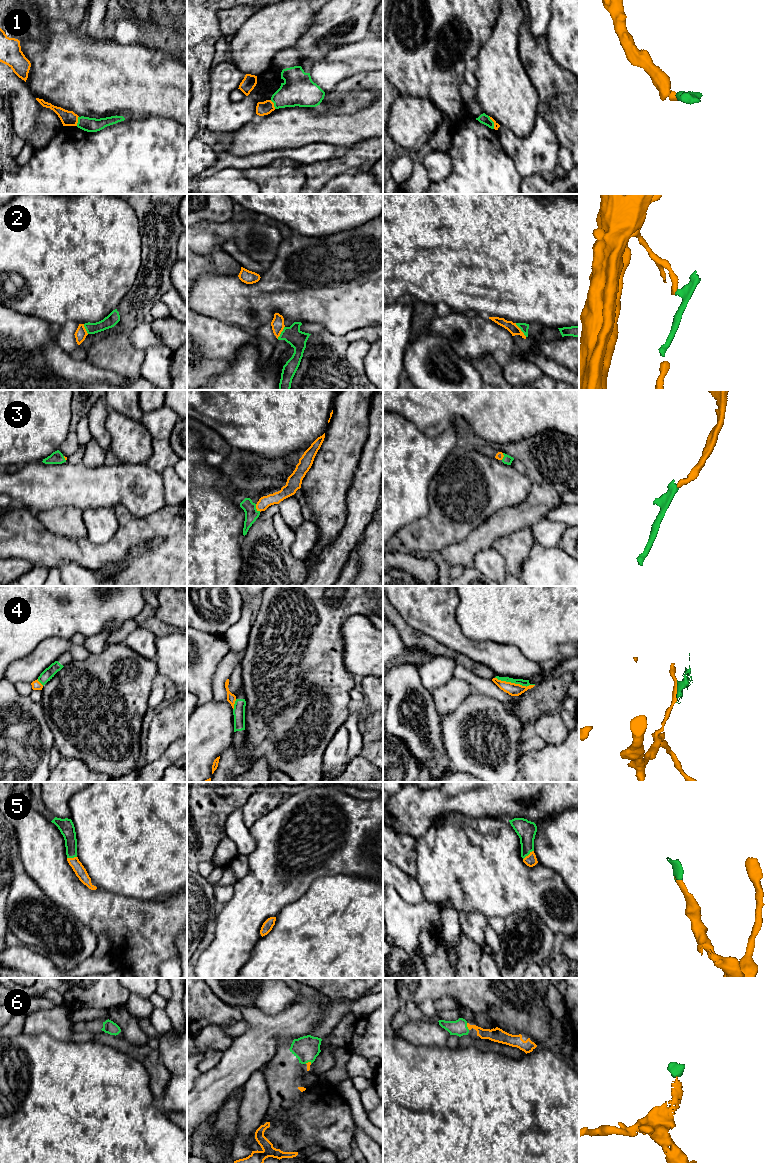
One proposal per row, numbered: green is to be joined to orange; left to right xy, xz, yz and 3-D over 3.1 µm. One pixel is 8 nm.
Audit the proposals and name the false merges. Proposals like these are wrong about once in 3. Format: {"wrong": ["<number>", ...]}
{"wrong": ["1", "2", "4"]}

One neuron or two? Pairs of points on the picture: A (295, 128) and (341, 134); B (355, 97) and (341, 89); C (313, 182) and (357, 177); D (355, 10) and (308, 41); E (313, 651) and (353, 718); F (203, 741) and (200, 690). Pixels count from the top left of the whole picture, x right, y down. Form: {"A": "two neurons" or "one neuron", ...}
{"A": "one neuron", "B": "two neurons", "C": "two neurons", "D": "one neuron", "E": "two neurons", "F": "two neurons"}

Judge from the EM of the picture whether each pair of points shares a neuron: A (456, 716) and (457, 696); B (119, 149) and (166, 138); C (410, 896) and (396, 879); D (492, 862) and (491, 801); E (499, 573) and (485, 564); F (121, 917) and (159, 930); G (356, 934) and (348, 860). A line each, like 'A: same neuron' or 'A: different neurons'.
A: different neurons
B: same neuron
C: same neuron
D: different neurons
E: same neuron
F: same neuron
G: different neurons

